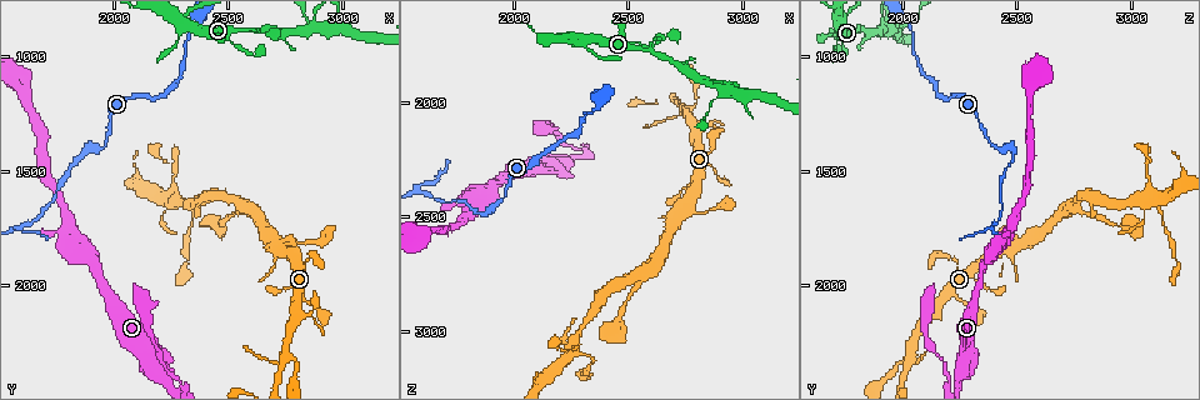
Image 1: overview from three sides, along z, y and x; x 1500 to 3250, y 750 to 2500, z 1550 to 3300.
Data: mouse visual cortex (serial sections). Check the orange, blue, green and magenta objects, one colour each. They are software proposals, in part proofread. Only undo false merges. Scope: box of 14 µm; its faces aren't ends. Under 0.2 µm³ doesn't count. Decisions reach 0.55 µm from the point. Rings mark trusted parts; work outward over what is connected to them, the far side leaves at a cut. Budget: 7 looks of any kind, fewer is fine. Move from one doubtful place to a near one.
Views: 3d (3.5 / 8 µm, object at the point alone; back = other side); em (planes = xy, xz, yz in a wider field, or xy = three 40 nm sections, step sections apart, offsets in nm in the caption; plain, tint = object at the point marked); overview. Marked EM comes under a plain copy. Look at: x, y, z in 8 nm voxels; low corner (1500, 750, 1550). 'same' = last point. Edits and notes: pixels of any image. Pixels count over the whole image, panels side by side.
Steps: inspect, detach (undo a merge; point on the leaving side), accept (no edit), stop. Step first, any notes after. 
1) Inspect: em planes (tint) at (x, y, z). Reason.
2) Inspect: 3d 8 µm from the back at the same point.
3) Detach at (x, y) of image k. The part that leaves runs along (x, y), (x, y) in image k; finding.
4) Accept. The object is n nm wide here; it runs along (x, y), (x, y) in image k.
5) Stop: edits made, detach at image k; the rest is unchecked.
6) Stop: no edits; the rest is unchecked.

Inspect: 3d 3.5 µm at (2290, 2410, 2200). A narrow waist.

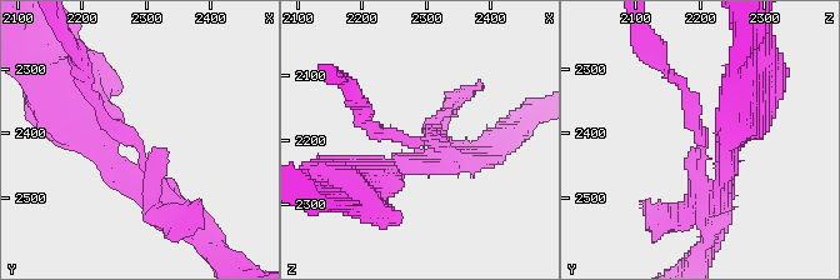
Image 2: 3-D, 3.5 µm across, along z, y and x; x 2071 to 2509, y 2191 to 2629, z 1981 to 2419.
Inspect: em xy step 3 (tint) at (2290, 2420, 2205). The arms are 200, 200 nm wide; shape alone is not enough.

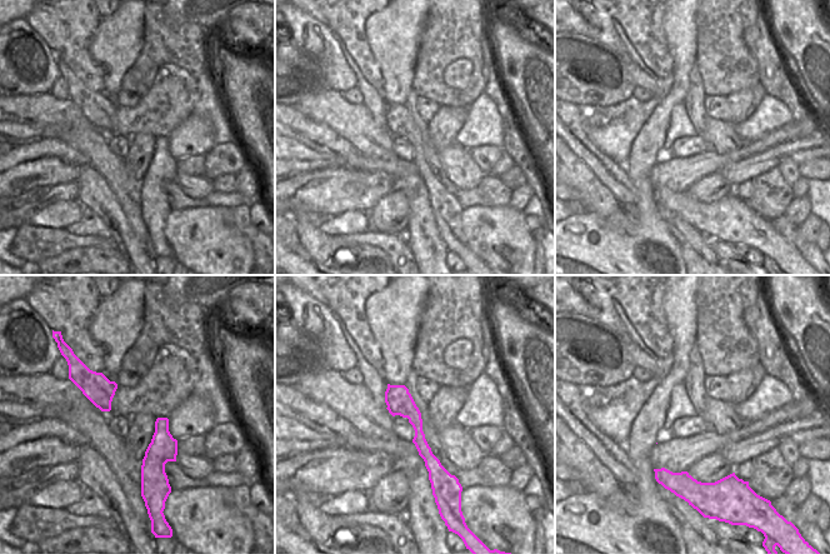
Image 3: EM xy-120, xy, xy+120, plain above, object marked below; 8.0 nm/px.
Accept. It runs along (139, 181), (158, 193), (143, 150), (89, 89) in image 2; all the same cell.

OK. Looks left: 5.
Inspect: 3d 3.5 µm at (2920, 870, 1930).

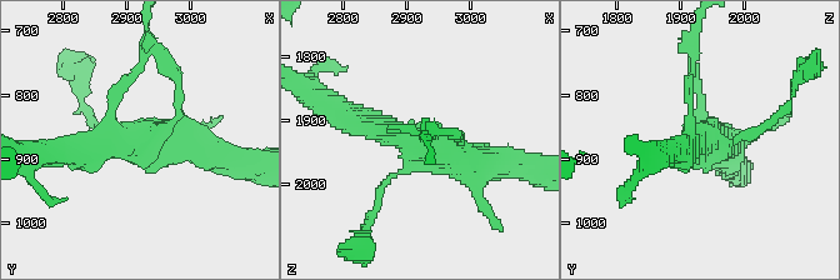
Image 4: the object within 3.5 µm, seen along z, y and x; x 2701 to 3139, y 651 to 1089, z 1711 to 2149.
Inspect: em planes (tint) at (2915, 875, 1940). Shape alone is not enough.

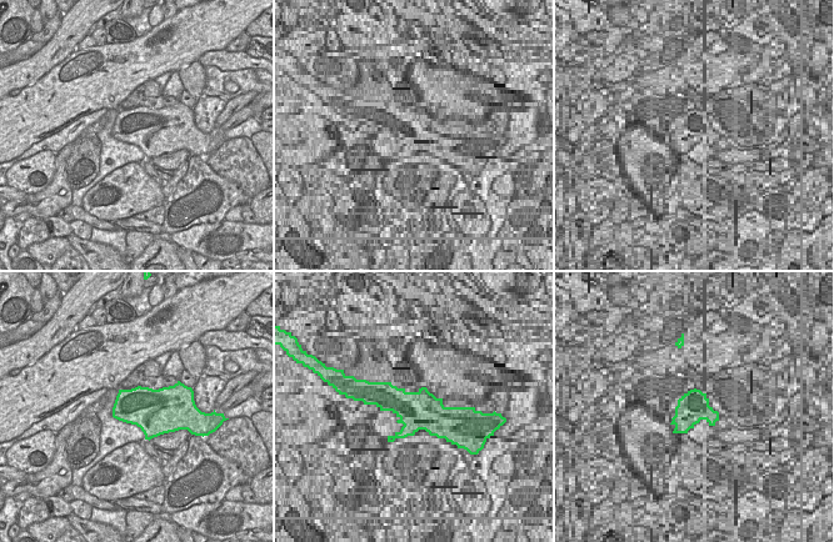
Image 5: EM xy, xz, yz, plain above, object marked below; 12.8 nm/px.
Accept. It runs along (343, 115), (450, 160), (495, 164) in image 4; all the same cell.

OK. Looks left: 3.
Inspect: 3d 3.5 µm at (1850, 1440, 2490). Thick turns thin.

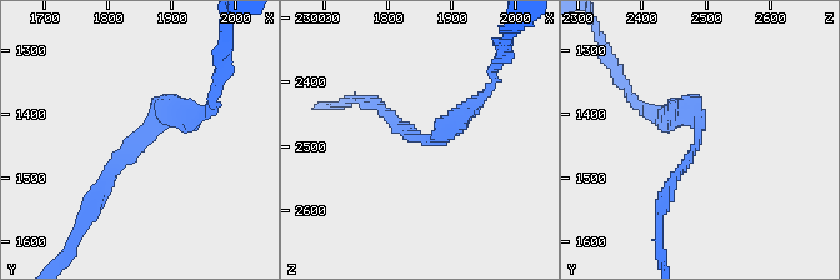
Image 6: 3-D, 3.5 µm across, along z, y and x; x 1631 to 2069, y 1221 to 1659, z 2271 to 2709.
Inspect: em planes (tint) at (1860, 1430, 2490). The arms are 150, 250 nm wide; need the tissue.

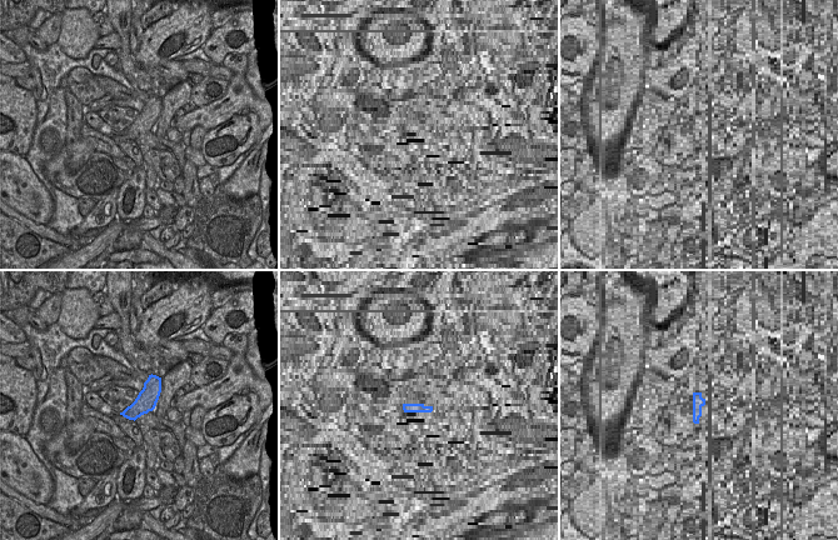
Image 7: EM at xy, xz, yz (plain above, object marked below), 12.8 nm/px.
Accept. It runs along (201, 115), (163, 110), (98, 195) in image 6; continuous, no second cell.

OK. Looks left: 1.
Stop: no edits; the rest is unchecked.

